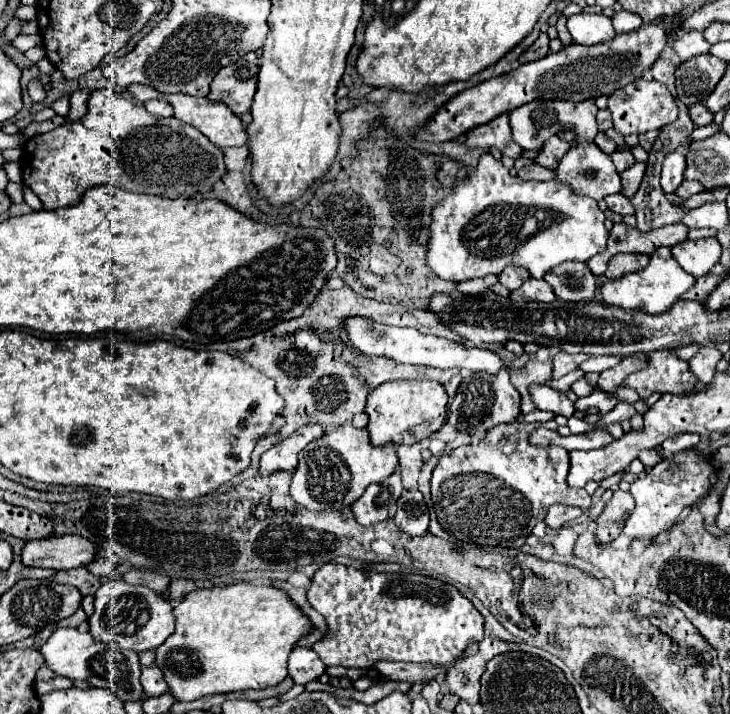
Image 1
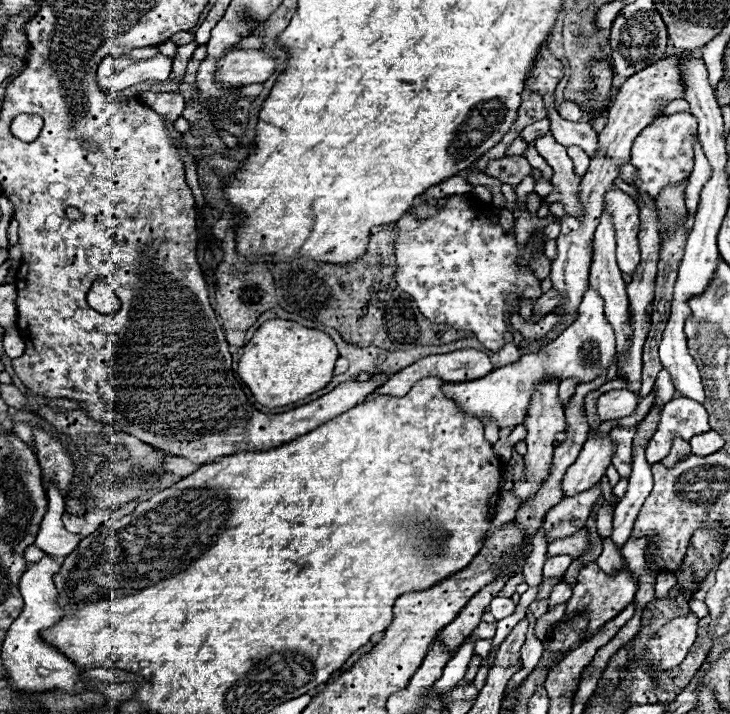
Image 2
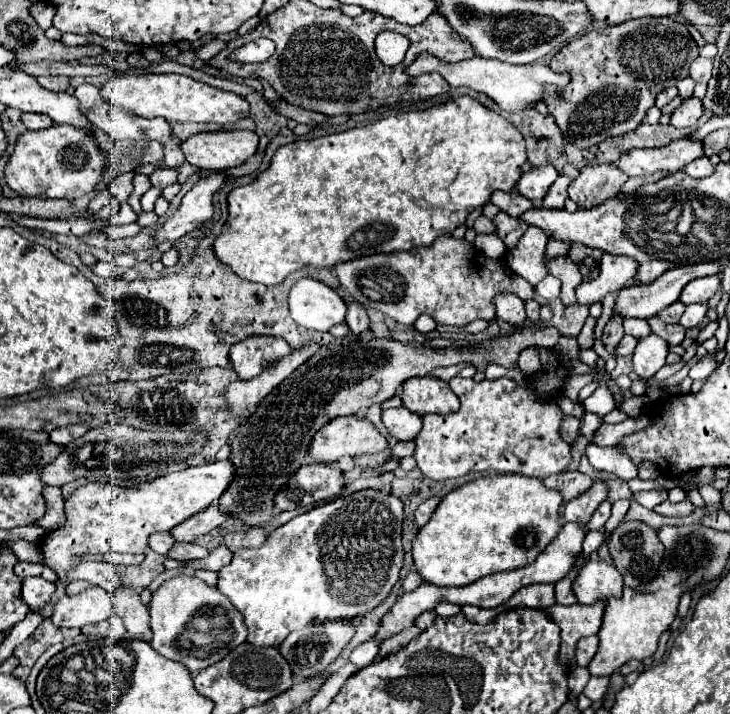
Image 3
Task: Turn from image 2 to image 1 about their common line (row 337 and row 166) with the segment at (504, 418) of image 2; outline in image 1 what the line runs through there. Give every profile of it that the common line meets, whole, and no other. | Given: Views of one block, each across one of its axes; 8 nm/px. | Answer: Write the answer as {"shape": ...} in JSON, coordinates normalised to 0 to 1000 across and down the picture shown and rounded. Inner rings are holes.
{"shape":[[[795,196],[775,213],[762,235],[762,244],[764,252],[814,280],[849,269],[849,244],[844,241],[836,218],[805,196]]]}

